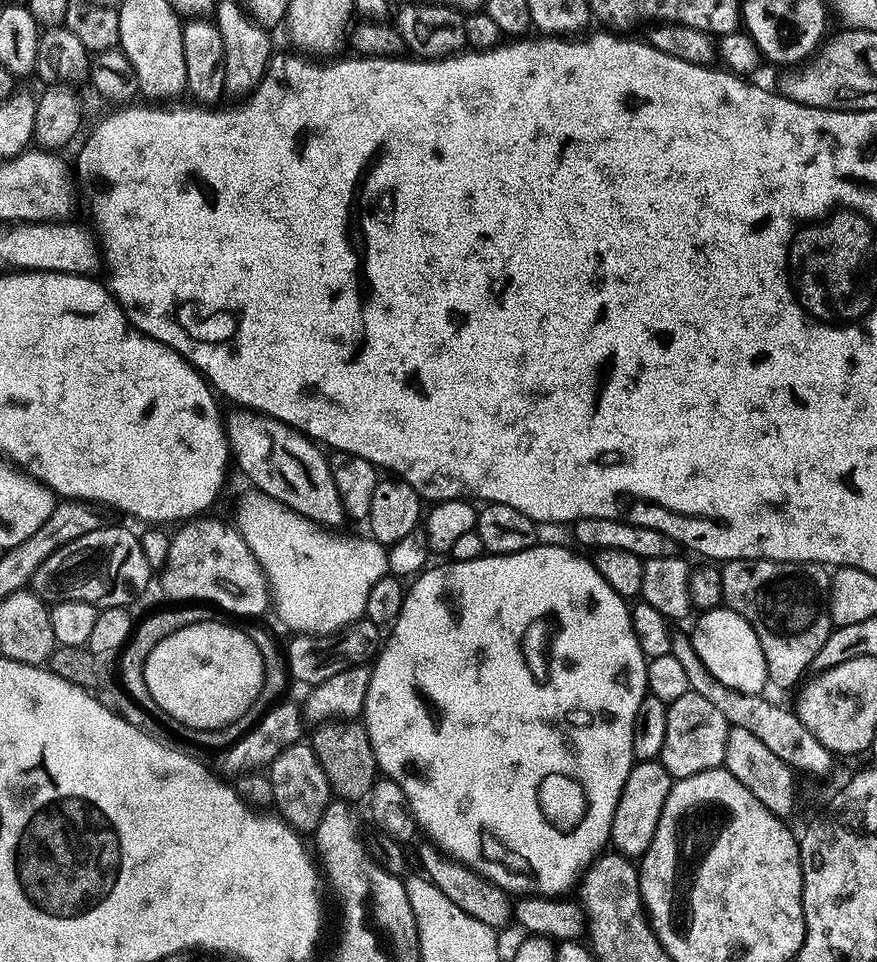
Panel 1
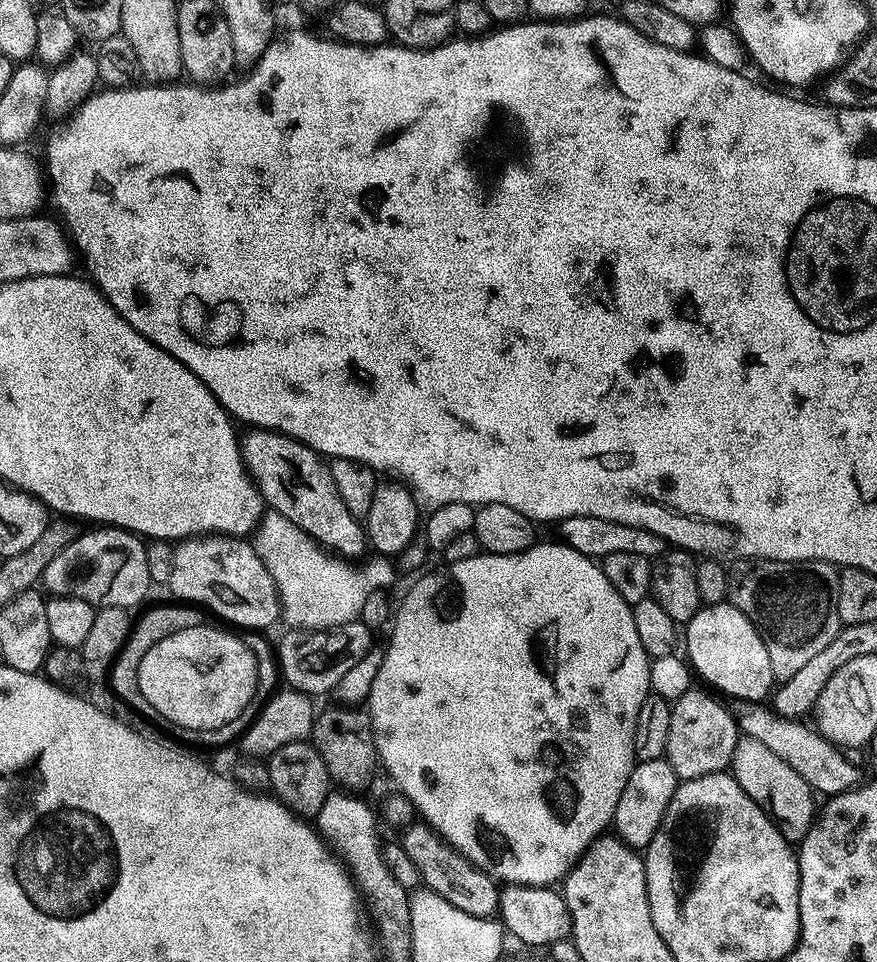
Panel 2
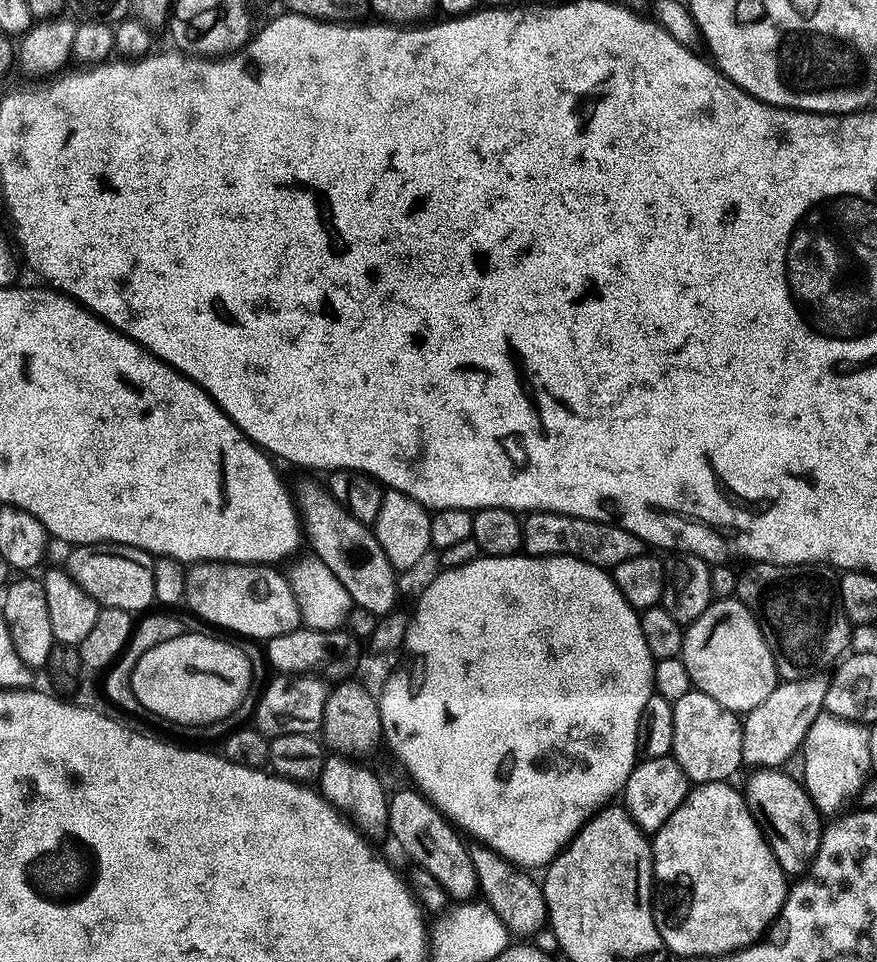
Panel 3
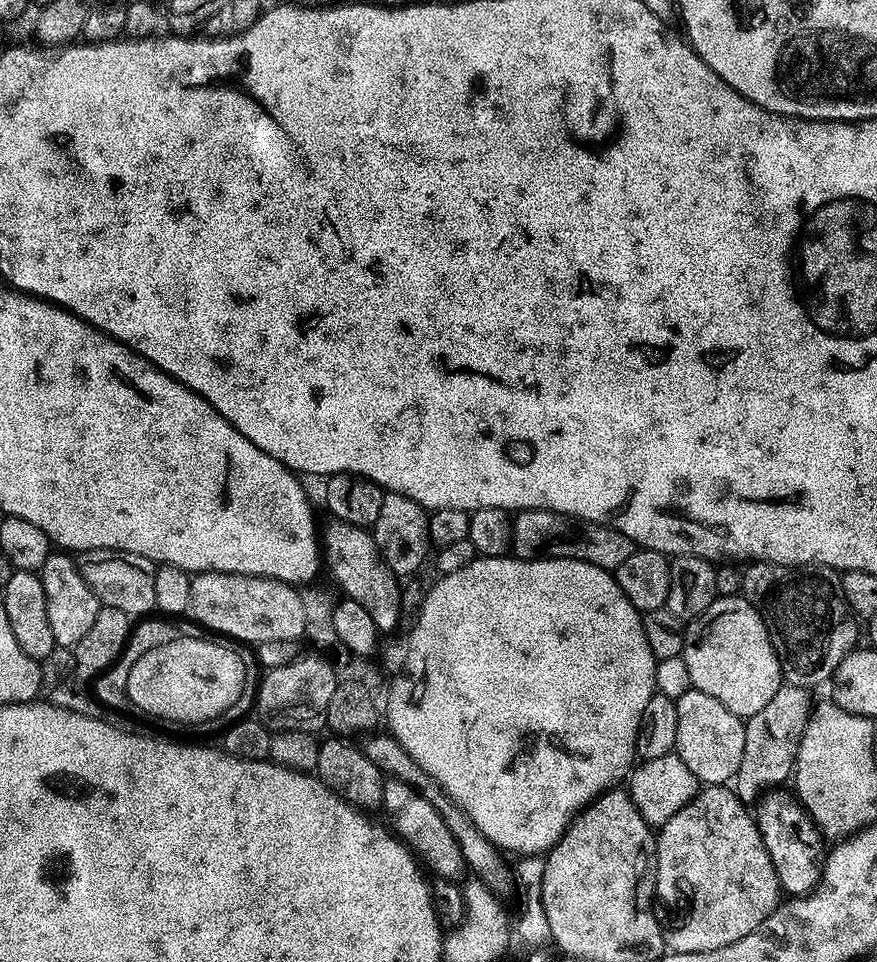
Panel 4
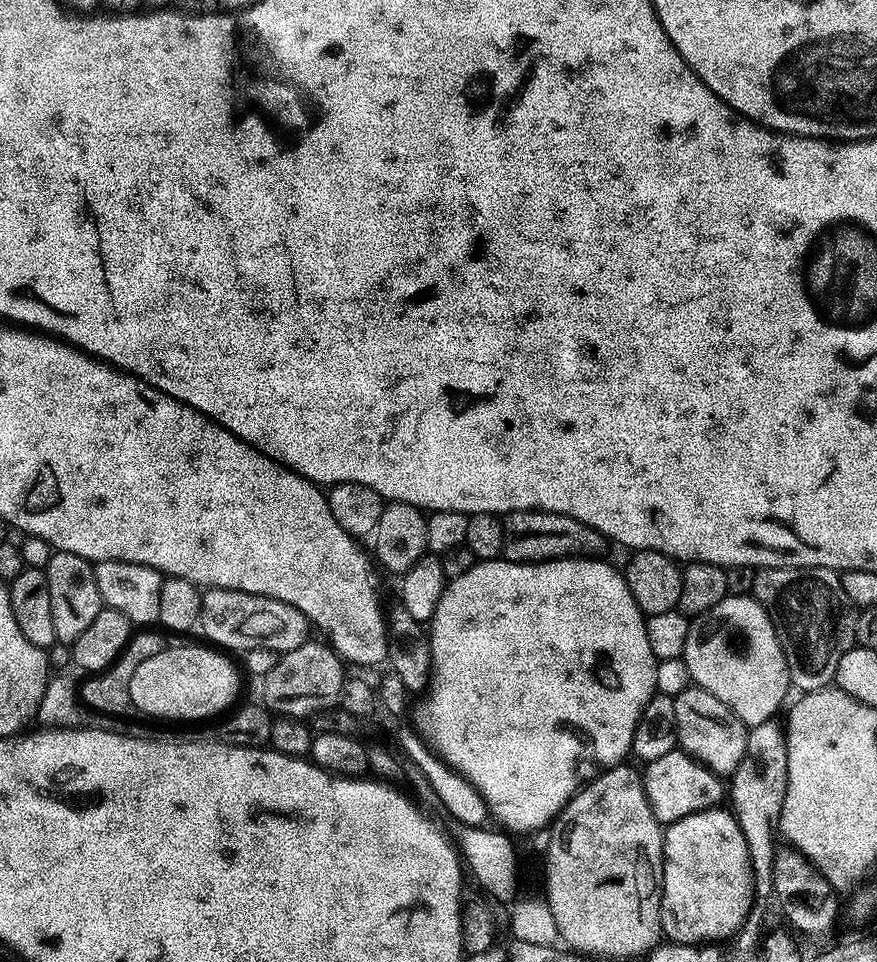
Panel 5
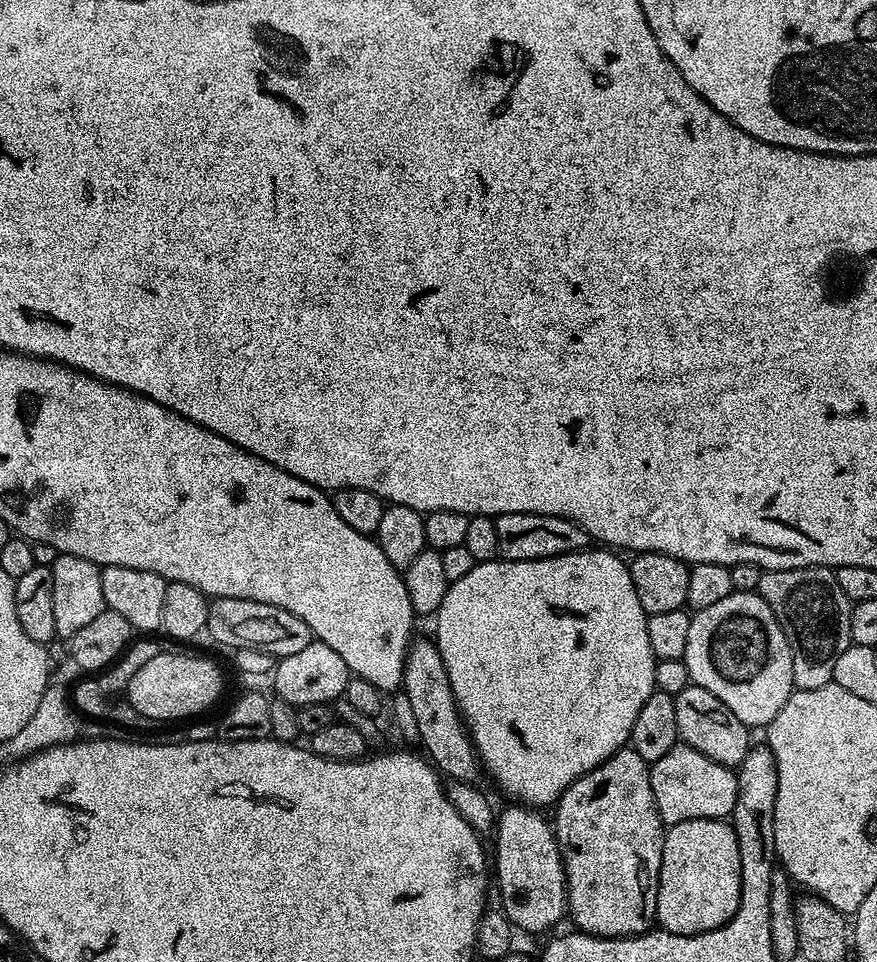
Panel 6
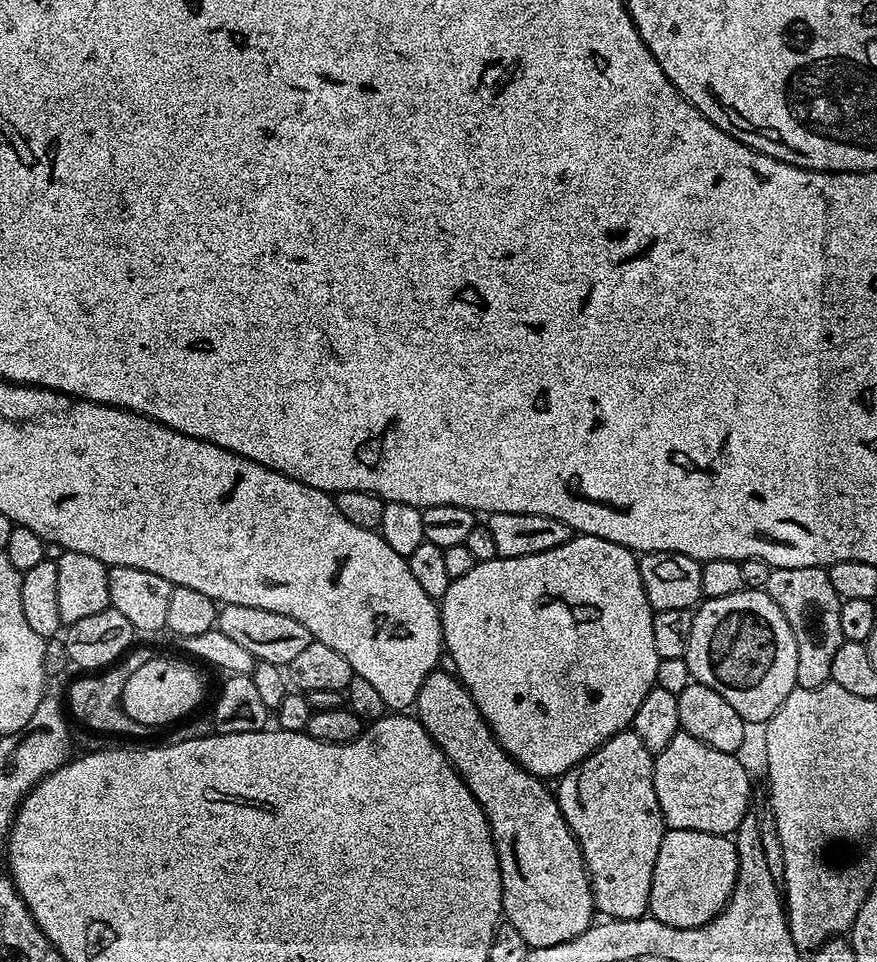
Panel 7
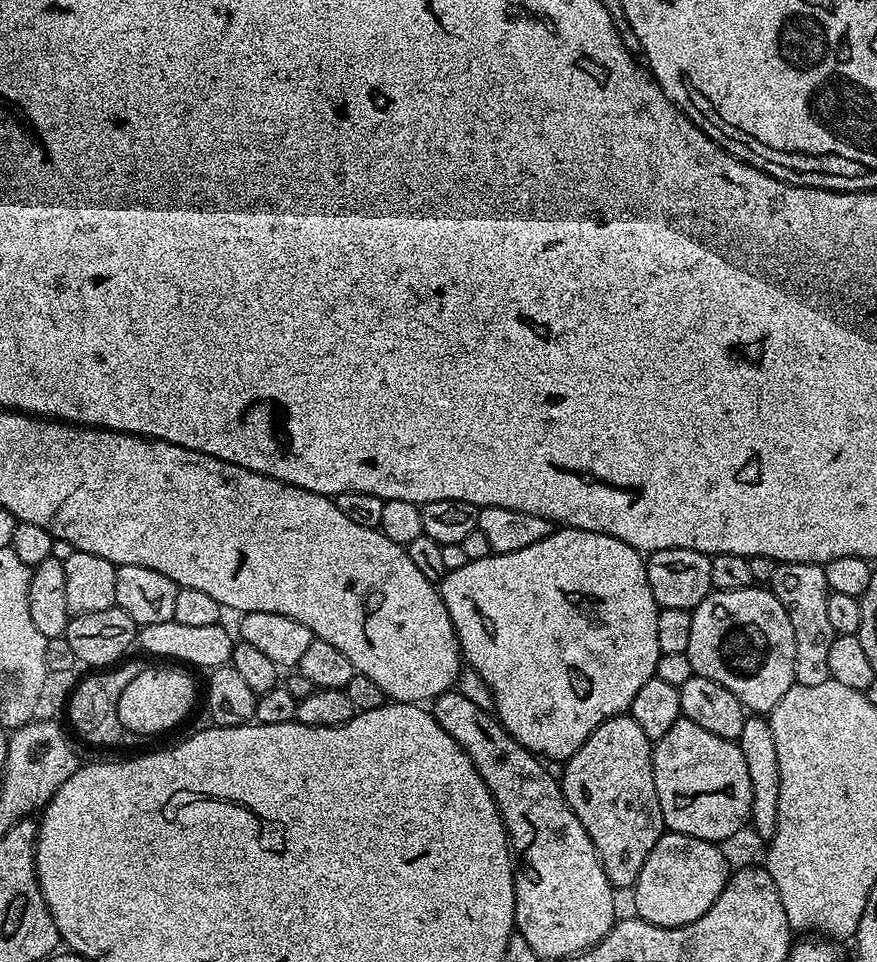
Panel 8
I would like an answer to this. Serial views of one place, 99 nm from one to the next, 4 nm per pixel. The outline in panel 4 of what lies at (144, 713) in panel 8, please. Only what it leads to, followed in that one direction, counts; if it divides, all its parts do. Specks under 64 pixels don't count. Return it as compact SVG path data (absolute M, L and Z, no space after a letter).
M180 634L175 640L166 642L166 646L158 646L158 650L142 654L142 658L134 662L134 670L130 670L129 705L133 709L141 708L148 716L161 716L176 724L204 724L207 720L216 720L223 712L230 711L244 692L244 660L231 648L231 643L221 642L216 638L208 639L212 640L199 640L196 636Z

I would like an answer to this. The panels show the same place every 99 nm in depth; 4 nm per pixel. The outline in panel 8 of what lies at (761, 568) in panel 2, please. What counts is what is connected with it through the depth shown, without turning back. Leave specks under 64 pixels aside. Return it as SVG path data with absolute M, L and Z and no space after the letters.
M780 562L770 590L782 602L790 626L794 626L794 678L802 686L818 686L830 678L830 646L837 636L826 611L828 583L823 567L810 562Z

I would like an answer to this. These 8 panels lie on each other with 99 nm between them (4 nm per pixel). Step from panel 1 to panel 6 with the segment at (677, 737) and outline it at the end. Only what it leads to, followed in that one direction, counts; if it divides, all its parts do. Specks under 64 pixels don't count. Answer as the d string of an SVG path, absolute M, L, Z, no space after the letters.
M689 683L675 698L680 740L694 750L706 754L706 758L710 758L716 764L724 764L733 770L739 769L750 747L750 730L742 722L738 722L730 706L726 706L726 702L718 702L718 698L710 694L710 690L699 688L694 683Z

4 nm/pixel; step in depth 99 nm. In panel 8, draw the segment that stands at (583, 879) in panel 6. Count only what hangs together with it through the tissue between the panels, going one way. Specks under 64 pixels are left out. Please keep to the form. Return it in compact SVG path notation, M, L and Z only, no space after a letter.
M631 714L615 716L603 720L592 731L590 738L582 742L578 751L568 757L563 765L564 776L559 777L560 790L570 810L574 810L574 814L578 814L578 822L586 826L586 834L590 834L590 842L594 842L598 858L606 870L606 878L610 878L613 888L617 890L631 889L638 878L638 870L642 870L642 862L646 862L646 854L654 850L654 842L658 842L658 838L666 831L658 790L654 786L653 747L653 741L646 738L642 726L634 722Z

